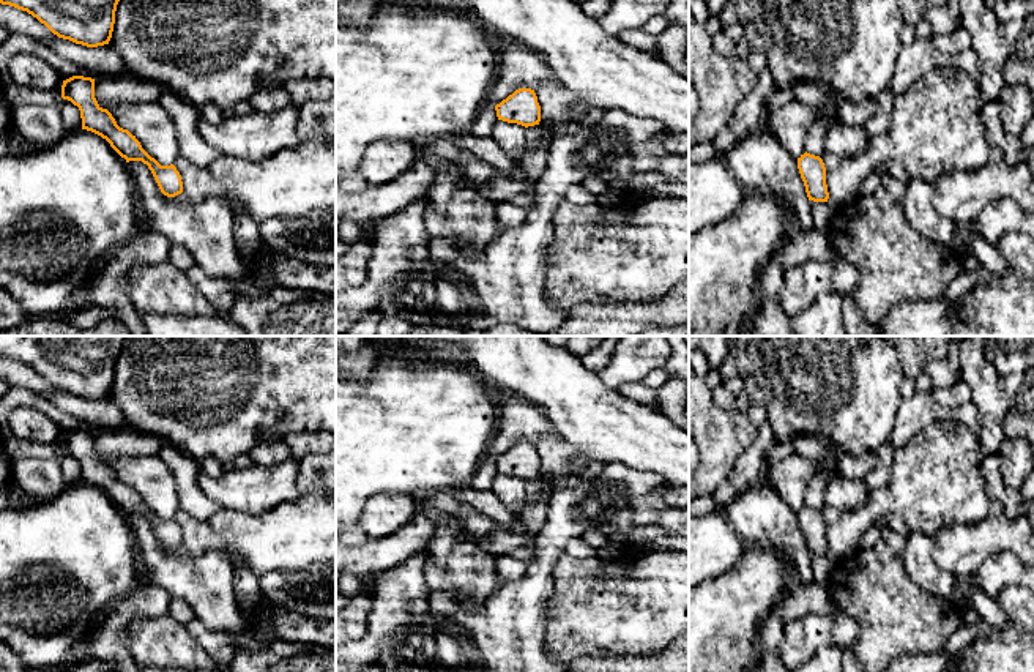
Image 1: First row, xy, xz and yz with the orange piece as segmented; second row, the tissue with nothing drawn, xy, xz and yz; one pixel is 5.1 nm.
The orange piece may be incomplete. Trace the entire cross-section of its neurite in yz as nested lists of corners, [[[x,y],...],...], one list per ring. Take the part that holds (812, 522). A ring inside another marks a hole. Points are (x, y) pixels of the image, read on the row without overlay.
[[[804,506],[798,511],[798,522],[809,554],[828,555],[826,521],[820,510]]]

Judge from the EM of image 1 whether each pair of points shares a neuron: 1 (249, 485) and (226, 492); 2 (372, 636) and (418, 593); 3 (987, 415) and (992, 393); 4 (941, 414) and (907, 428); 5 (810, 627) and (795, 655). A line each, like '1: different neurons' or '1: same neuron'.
1: same neuron
2: same neuron
3: same neuron
4: same neuron
5: same neuron

